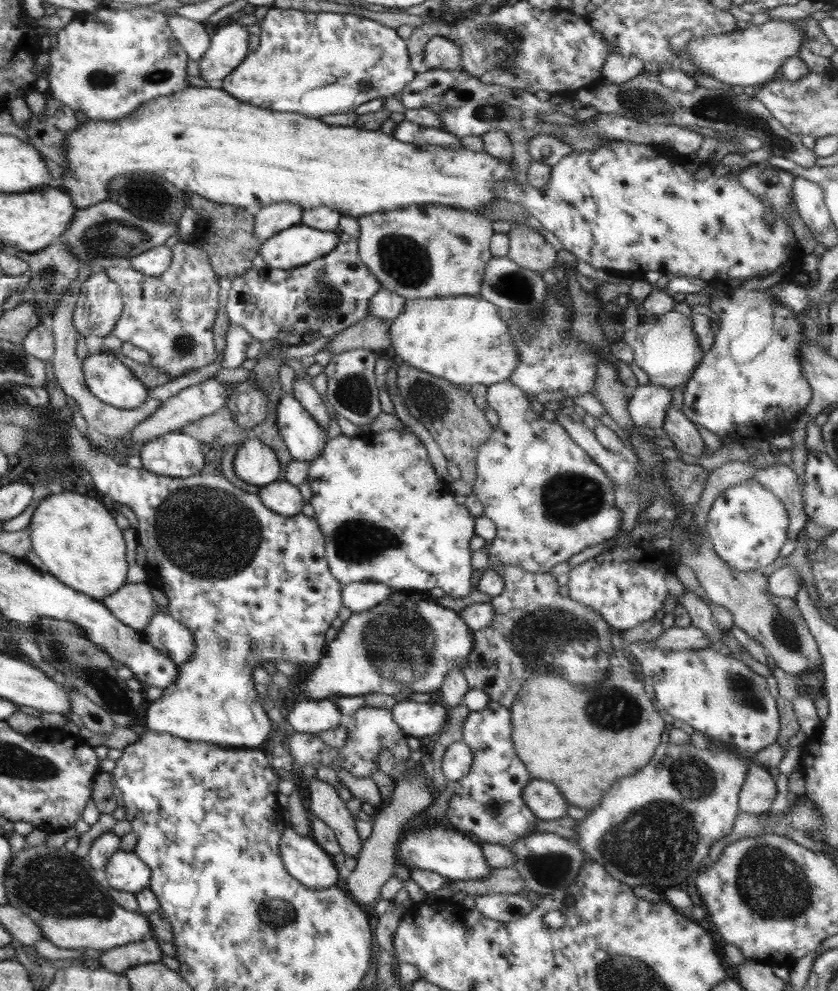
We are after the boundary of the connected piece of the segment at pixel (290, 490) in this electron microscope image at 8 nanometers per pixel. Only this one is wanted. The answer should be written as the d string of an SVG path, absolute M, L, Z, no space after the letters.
M281 479L257 490L264 506L278 514L294 516L302 512L304 502L300 491L287 480Z

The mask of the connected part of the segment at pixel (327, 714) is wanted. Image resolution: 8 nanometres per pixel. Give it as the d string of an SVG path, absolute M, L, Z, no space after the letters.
M307 699L294 704L292 711L285 716L287 724L295 732L318 734L343 725L346 719L336 708L334 700Z

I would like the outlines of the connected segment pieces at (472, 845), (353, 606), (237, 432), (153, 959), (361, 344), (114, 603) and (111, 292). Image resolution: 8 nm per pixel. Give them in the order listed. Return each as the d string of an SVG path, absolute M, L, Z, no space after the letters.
M441 823L438 827L408 829L397 844L397 861L409 869L431 870L454 881L477 881L489 875L493 869L482 855L480 842L454 830L446 823Z
M359 582L343 585L341 601L352 613L364 612L379 602L387 600L390 594L398 592L381 582Z
M224 405L214 414L189 422L178 432L193 436L217 449L224 449L234 444L234 442L244 441L251 436L251 430L247 431L237 427L236 421L233 419L231 410L227 405Z
M149 937L139 940L138 943L112 947L111 950L104 951L98 961L101 967L122 974L132 967L161 962L162 955L156 938Z
M366 316L351 327L330 337L326 349L335 355L355 349L367 349L372 352L391 346L389 328L391 321L386 318Z
M145 582L124 584L108 598L102 600L120 621L142 632L150 626L156 611L161 611L152 598L151 587Z
M103 271L89 276L82 284L73 324L84 338L94 334L104 339L112 334L124 310L122 290Z

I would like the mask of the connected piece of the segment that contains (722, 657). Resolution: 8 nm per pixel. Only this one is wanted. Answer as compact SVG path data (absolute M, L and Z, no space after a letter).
M635 641L629 646L632 656L642 667L645 685L652 685L656 692L659 707L666 710L674 719L681 720L696 731L700 730L707 737L724 744L733 750L754 755L760 750L777 742L780 731L780 713L777 701L769 692L766 678L752 671L740 656L728 656L711 647L705 649L660 650L652 641Z

